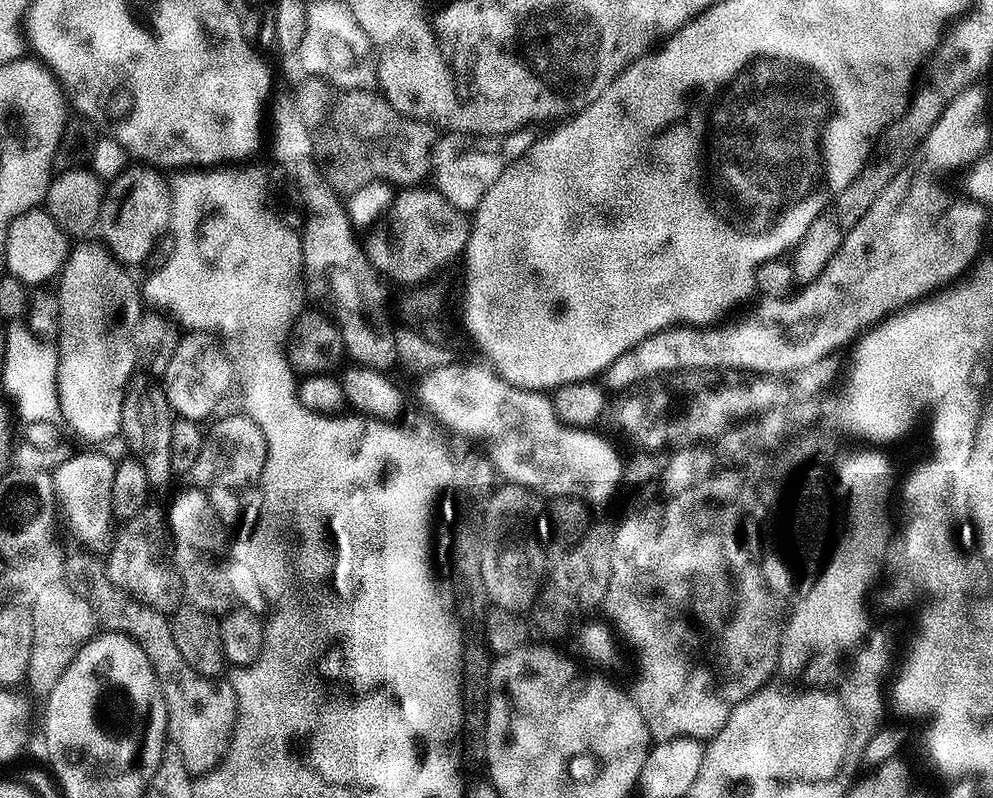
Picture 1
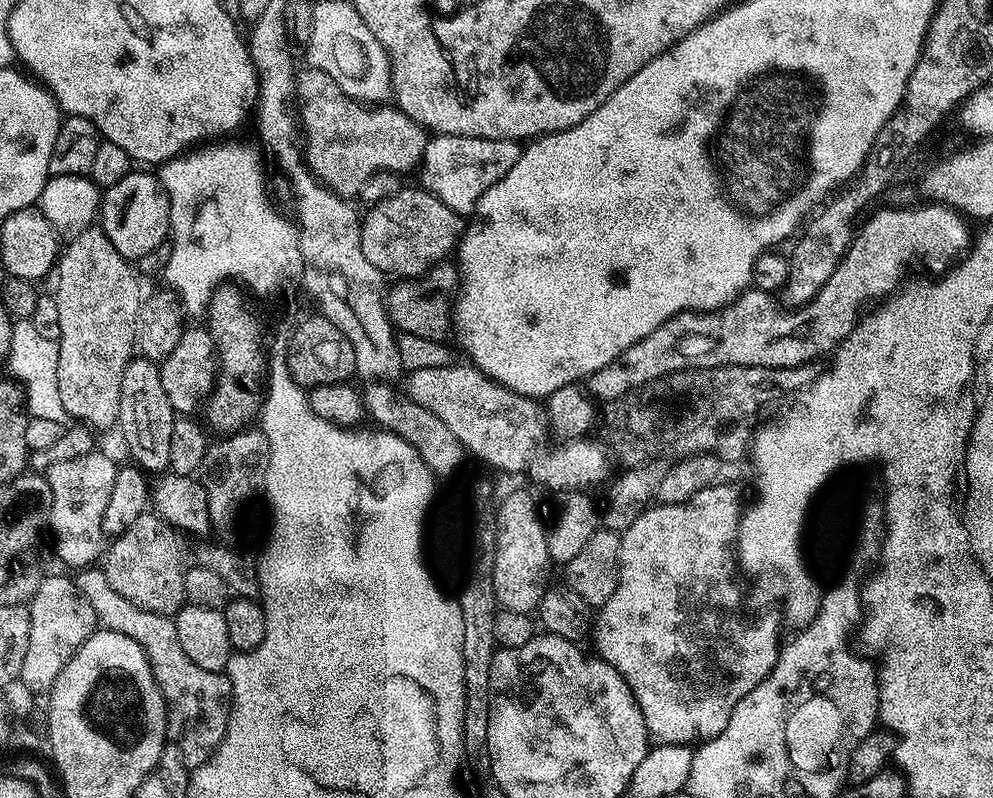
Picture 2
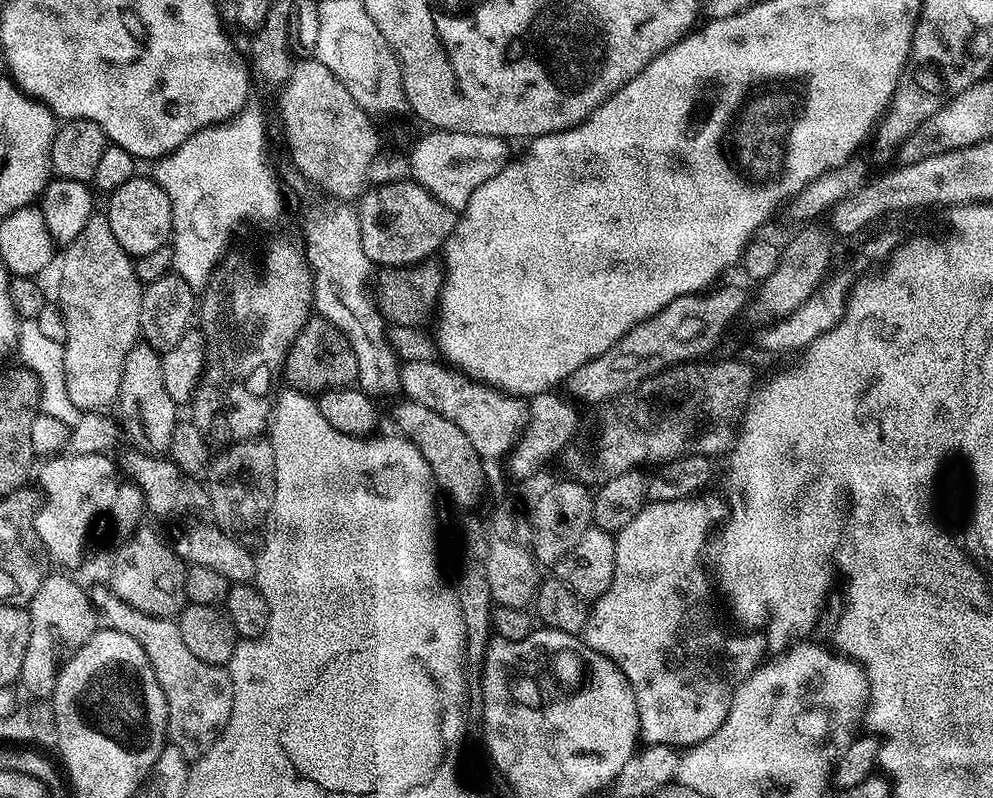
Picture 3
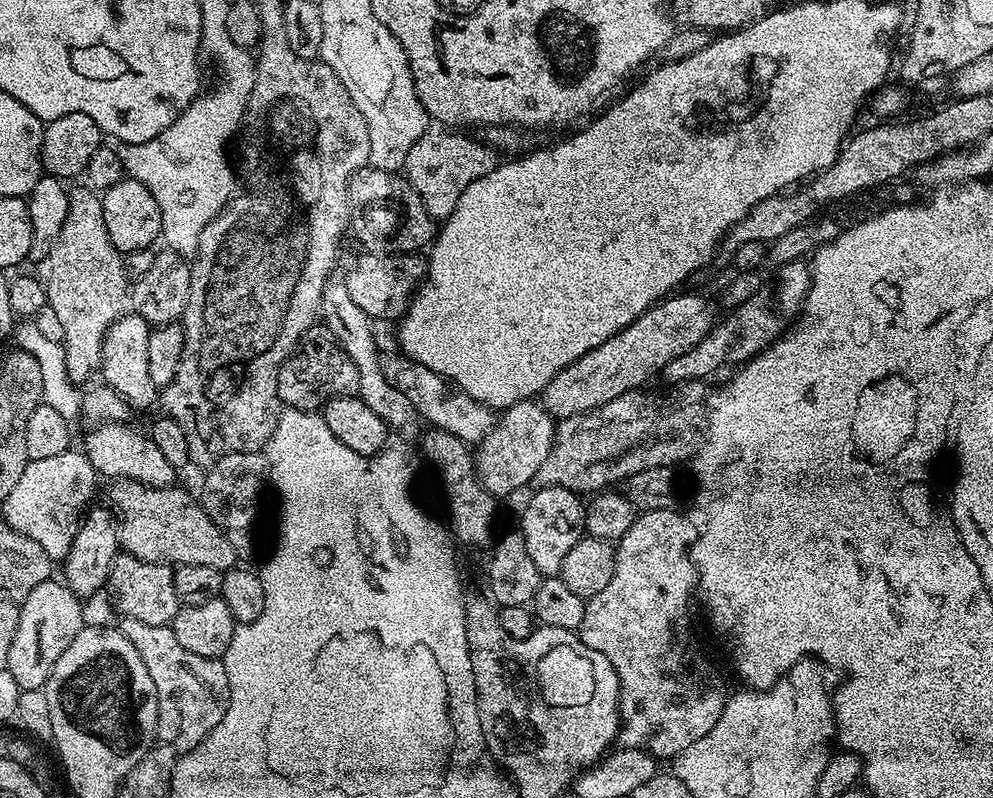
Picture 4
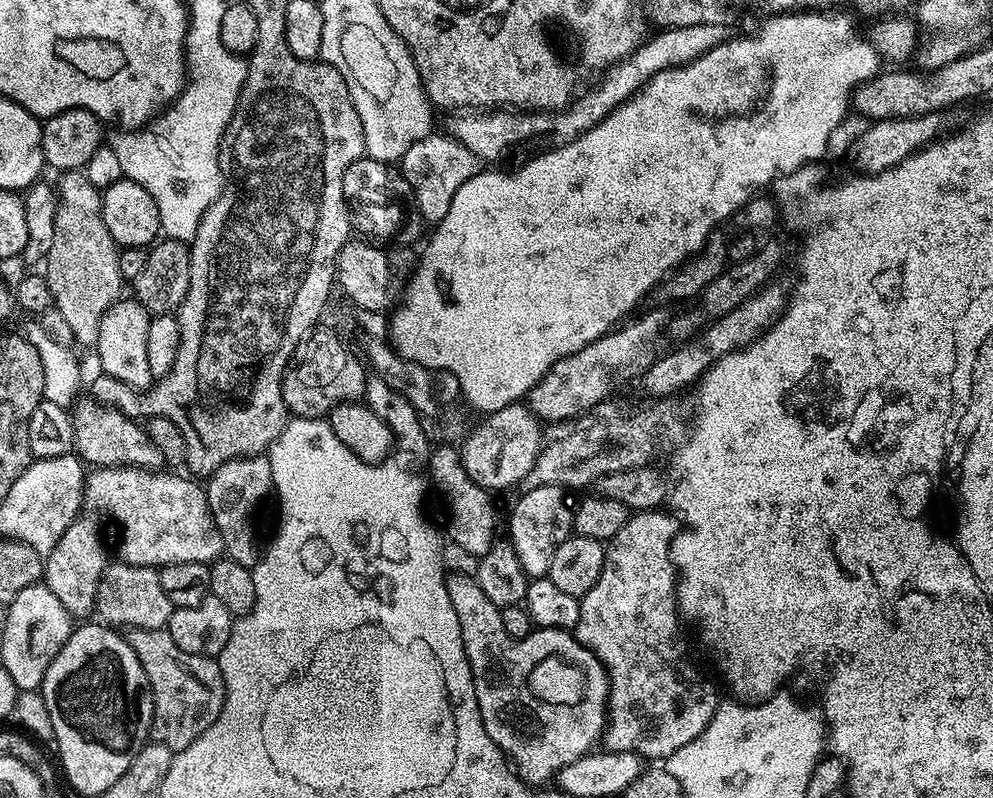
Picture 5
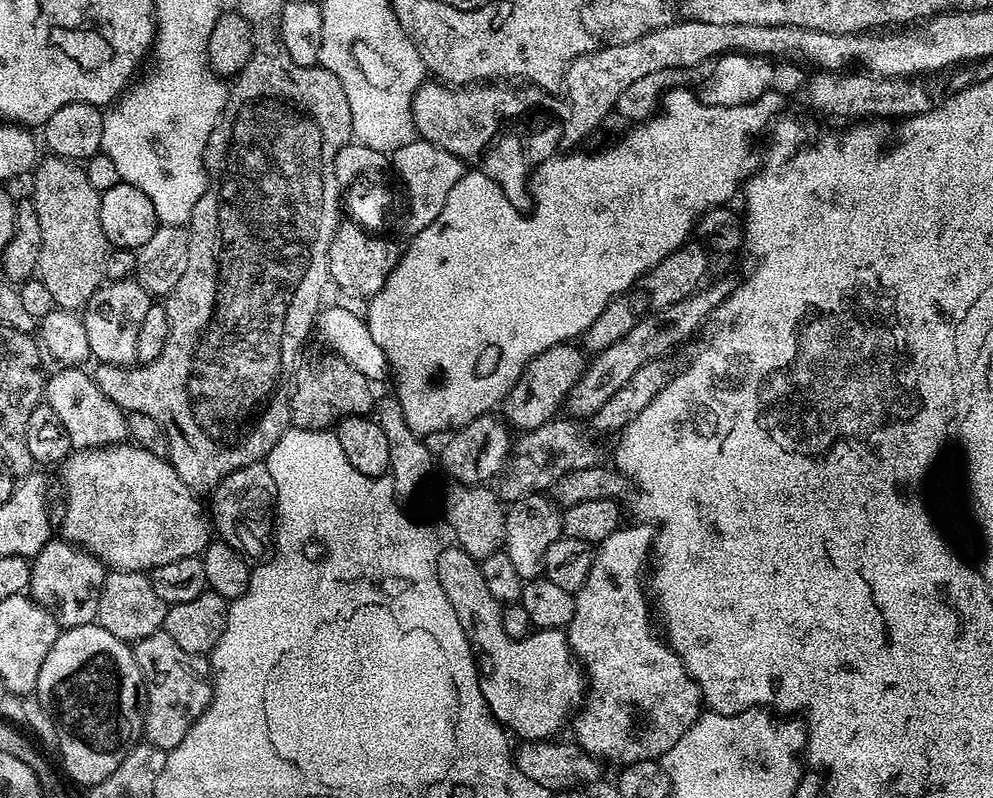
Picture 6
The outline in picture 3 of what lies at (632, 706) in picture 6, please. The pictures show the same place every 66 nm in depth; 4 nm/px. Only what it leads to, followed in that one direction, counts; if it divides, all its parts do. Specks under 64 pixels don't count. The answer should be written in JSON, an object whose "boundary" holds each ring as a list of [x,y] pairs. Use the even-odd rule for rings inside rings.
{"boundary":[[[689,498],[686,500],[675,500],[674,502],[648,502],[645,503],[644,507],[641,508],[640,513],[637,514],[634,518],[630,518],[629,524],[622,529],[622,531],[615,533],[616,538],[616,557],[614,558],[614,578],[610,582],[610,590],[606,590],[606,594],[602,594],[595,600],[595,602],[589,607],[588,610],[588,621],[586,622],[586,626],[584,627],[584,631],[582,633],[582,639],[585,644],[588,644],[593,648],[594,651],[600,652],[606,658],[610,658],[614,663],[618,666],[618,670],[622,670],[622,674],[625,678],[628,679],[628,685],[632,688],[632,694],[636,699],[636,710],[638,716],[638,722],[640,724],[640,737],[639,739],[643,741],[645,745],[649,744],[670,744],[673,746],[681,746],[680,744],[684,744],[683,746],[691,746],[694,744],[701,744],[706,738],[710,738],[710,734],[714,734],[714,730],[718,730],[718,726],[722,726],[722,722],[726,722],[726,714],[730,710],[730,706],[732,705],[732,693],[734,691],[734,679],[732,680],[732,675],[735,672],[740,672],[739,675],[741,677],[749,676],[751,672],[753,672],[757,666],[761,663],[762,657],[760,655],[763,652],[766,652],[766,644],[763,639],[760,640],[747,640],[744,636],[727,636],[726,633],[720,629],[720,624],[716,621],[716,616],[712,613],[712,608],[708,605],[708,580],[710,584],[710,576],[704,573],[704,568],[700,565],[700,551],[704,548],[704,543],[708,540],[708,527],[712,524],[712,519],[716,516],[716,512],[712,508],[707,508],[706,505],[700,501],[700,498]]]}

